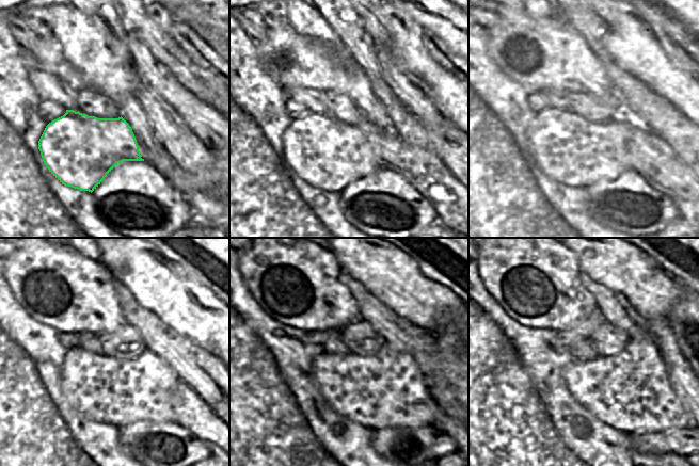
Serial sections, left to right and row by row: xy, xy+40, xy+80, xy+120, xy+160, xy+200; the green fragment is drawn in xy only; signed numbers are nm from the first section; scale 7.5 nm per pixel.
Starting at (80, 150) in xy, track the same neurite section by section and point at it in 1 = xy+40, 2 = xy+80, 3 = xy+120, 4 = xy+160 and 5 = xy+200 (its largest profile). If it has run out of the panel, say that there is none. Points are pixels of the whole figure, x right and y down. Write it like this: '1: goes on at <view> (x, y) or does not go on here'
1: goes on at xy+40 (317, 147)
2: goes on at xy+80 (562, 149)
3: goes on at xy+120 (102, 397)
4: goes on at xy+160 (356, 399)
5: goes on at xy+200 (642, 401)

